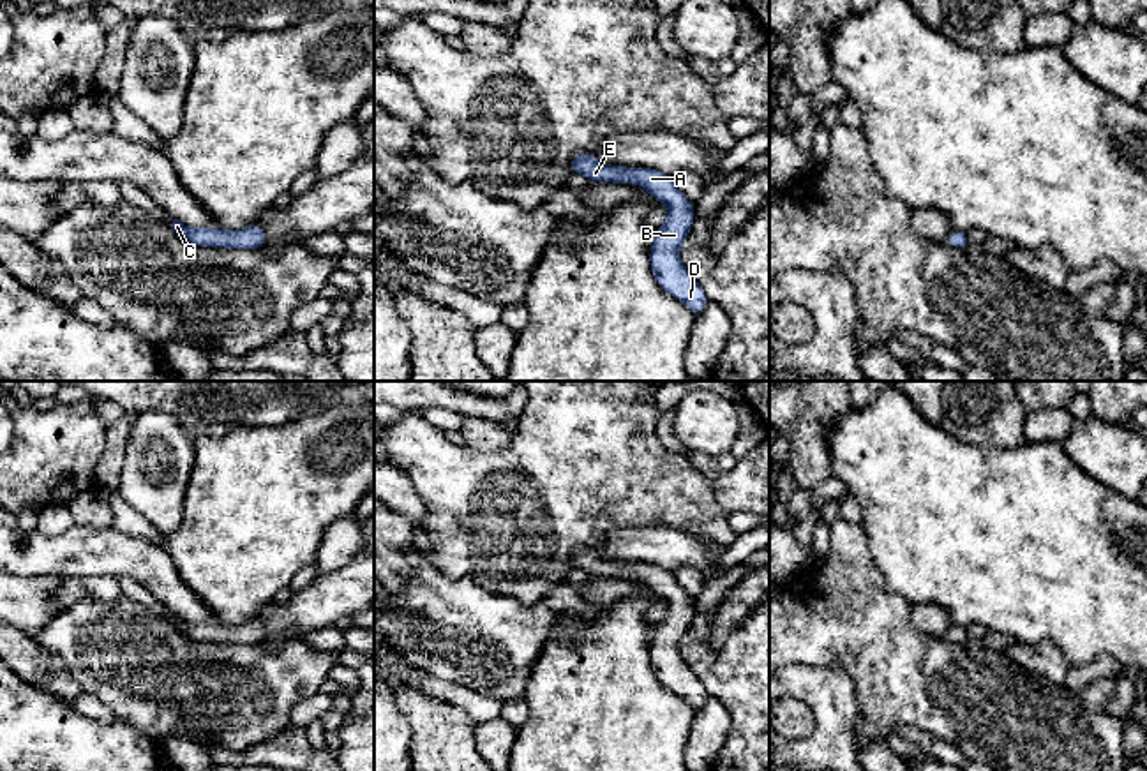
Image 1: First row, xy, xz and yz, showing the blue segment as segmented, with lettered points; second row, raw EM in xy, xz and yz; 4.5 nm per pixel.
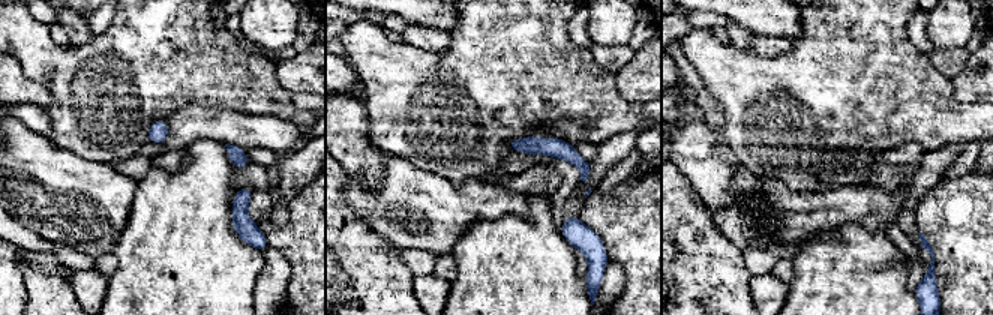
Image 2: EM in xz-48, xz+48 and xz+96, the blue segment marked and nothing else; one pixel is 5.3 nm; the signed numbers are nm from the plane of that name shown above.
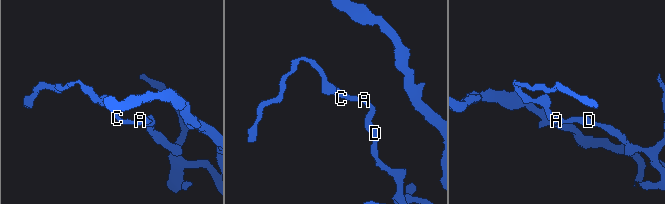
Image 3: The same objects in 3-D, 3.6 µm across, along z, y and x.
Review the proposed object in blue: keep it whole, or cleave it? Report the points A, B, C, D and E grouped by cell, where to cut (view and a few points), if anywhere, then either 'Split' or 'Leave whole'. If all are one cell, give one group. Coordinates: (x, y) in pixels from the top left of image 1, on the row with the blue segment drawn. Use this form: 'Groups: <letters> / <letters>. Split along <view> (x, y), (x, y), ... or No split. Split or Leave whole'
Groups: A B C D E. No split. Leave whole

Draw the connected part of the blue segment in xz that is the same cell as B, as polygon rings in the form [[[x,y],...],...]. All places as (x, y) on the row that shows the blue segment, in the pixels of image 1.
[[[577,152],[568,168],[574,175],[584,175],[591,182],[639,183],[669,208],[665,222],[655,231],[649,251],[651,272],[658,286],[685,303],[697,318],[708,305],[708,296],[678,254],[679,245],[688,238],[695,210],[674,178],[653,168],[609,166],[588,152]]]

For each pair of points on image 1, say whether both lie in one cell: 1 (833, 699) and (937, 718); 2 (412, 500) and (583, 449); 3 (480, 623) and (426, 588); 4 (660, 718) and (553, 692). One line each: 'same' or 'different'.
1: different
2: different
3: same
4: same

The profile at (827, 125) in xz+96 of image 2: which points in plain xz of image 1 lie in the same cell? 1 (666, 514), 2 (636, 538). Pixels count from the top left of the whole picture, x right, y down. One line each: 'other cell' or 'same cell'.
1: same cell
2: other cell

